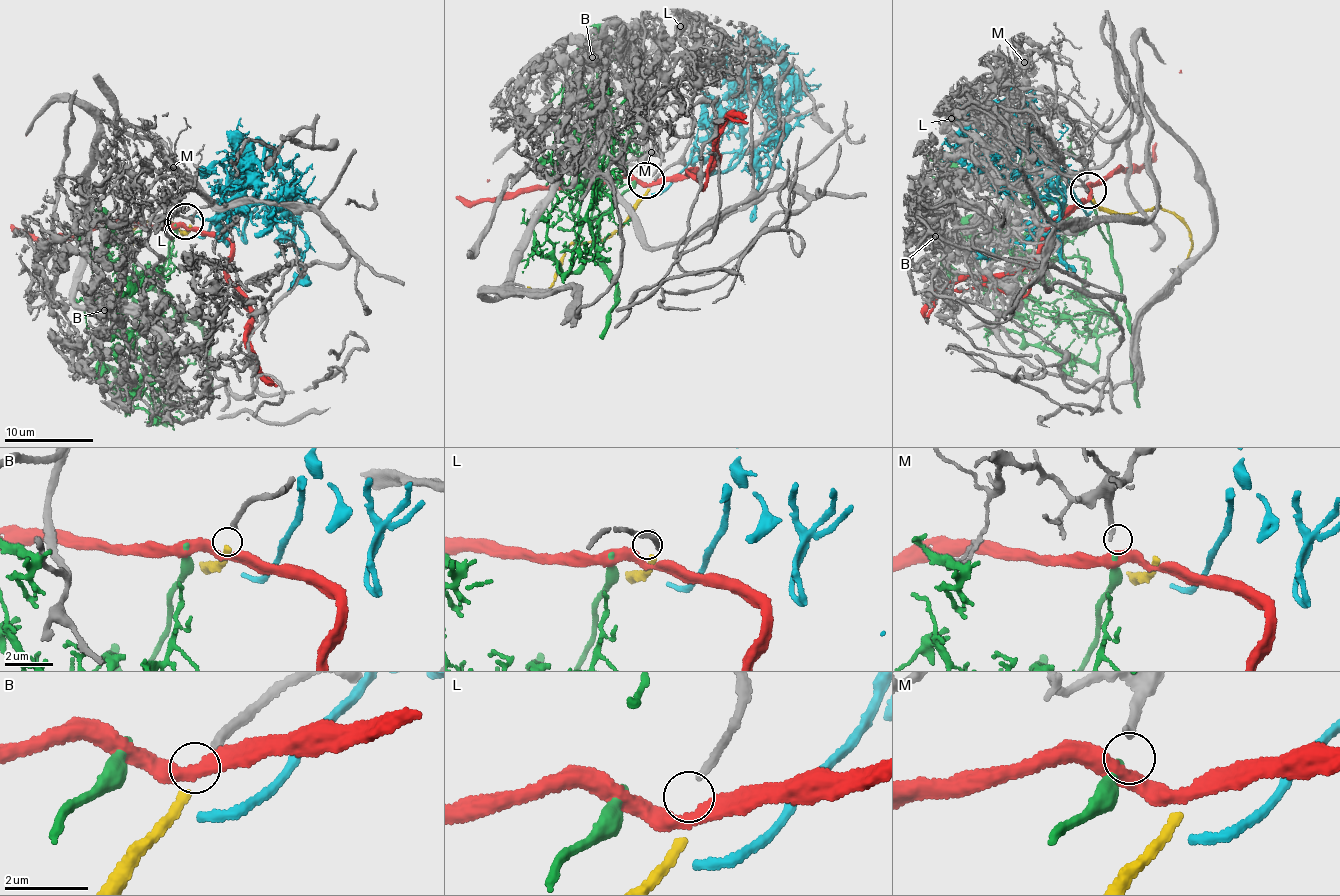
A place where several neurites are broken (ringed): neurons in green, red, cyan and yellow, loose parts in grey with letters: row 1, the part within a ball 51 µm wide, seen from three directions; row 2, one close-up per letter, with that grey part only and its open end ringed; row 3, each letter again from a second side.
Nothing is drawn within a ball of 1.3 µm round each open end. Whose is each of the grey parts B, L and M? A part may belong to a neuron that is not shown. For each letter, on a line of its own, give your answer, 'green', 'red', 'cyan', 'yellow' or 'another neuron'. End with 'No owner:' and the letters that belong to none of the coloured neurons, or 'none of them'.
B: yellow
L: another neuron
M: green
No owner: L

